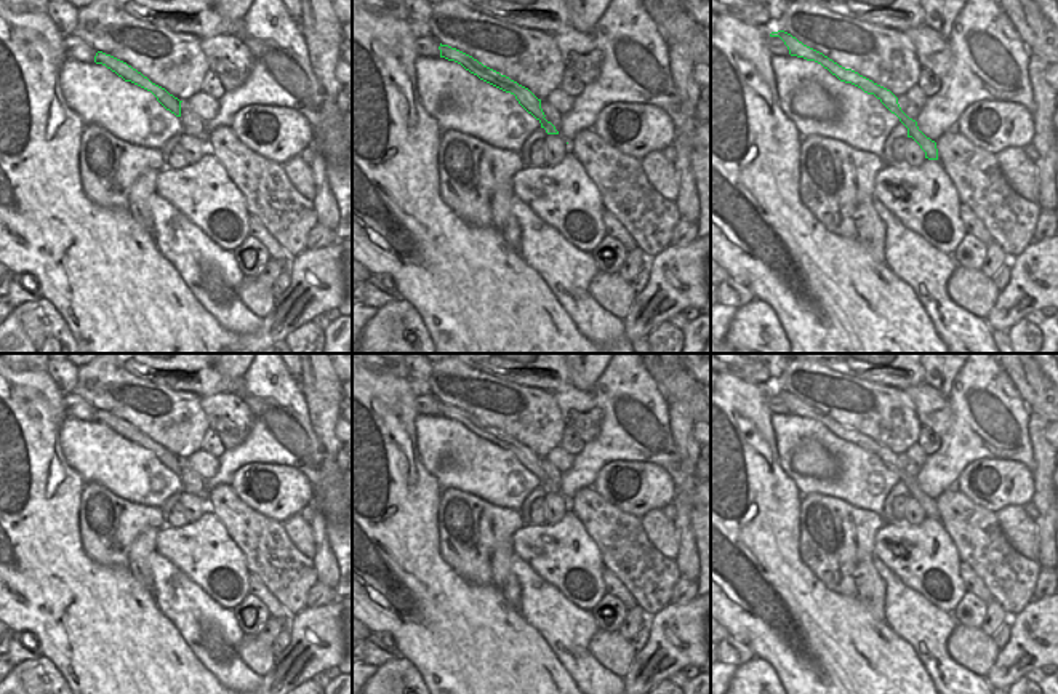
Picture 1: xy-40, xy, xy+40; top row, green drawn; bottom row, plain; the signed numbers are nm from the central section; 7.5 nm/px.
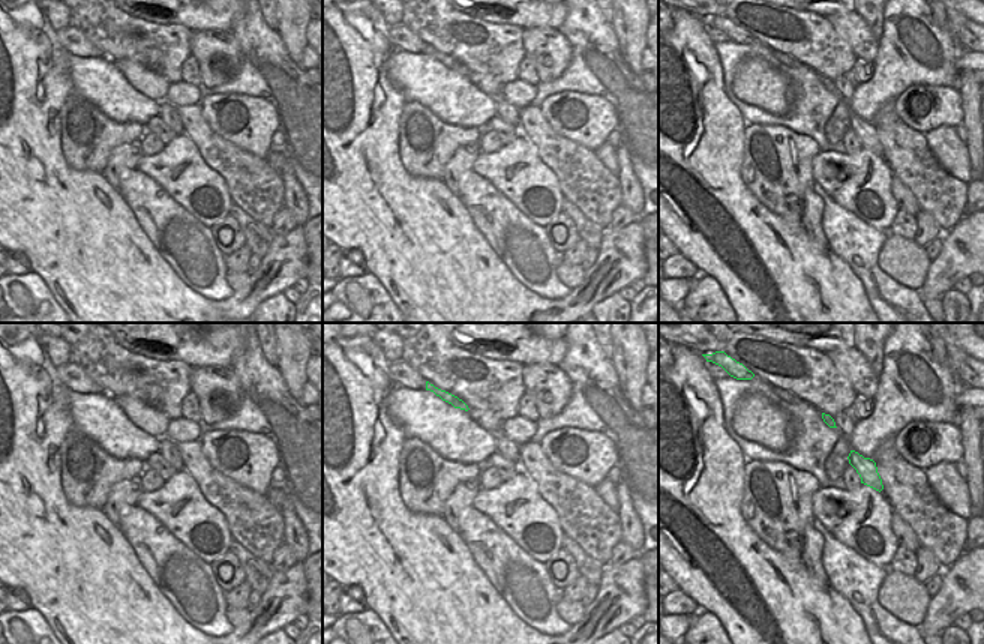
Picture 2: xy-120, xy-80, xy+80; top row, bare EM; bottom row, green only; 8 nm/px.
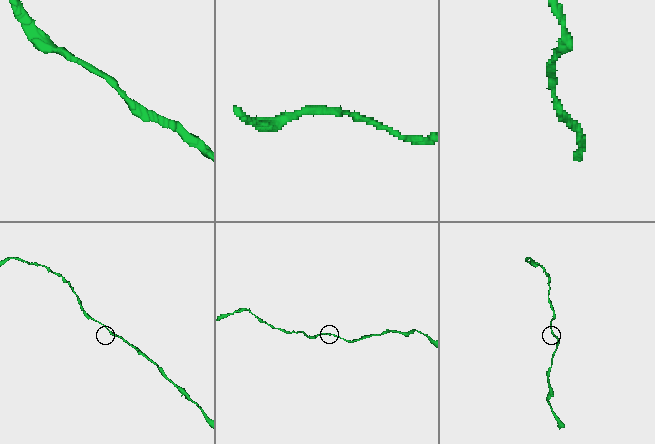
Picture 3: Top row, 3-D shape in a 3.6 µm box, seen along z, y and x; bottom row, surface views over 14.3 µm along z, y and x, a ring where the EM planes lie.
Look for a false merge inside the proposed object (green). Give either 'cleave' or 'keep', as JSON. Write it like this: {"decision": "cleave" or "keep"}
{"decision": "keep"}

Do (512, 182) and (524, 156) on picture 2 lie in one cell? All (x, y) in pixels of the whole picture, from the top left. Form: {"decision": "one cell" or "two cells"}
{"decision": "one cell"}

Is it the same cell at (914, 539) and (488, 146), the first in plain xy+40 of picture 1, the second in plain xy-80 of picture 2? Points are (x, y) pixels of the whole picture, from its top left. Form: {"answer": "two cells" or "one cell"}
{"answer": "two cells"}

